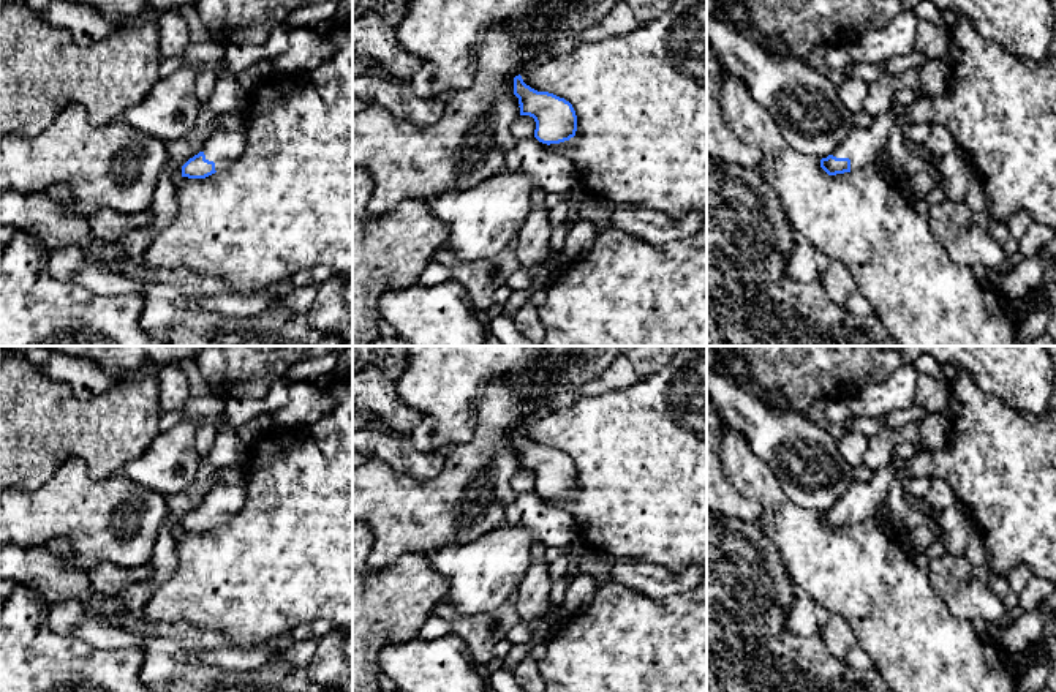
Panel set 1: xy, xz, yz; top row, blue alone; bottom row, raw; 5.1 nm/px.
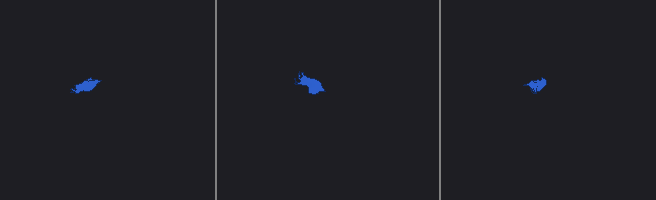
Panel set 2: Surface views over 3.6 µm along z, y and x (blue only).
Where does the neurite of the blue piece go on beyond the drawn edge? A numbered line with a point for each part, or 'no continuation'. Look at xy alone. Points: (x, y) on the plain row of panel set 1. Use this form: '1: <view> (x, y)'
1: xy (223, 501)

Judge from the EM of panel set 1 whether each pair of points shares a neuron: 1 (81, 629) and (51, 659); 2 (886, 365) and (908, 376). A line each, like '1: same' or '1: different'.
1: different
2: different

